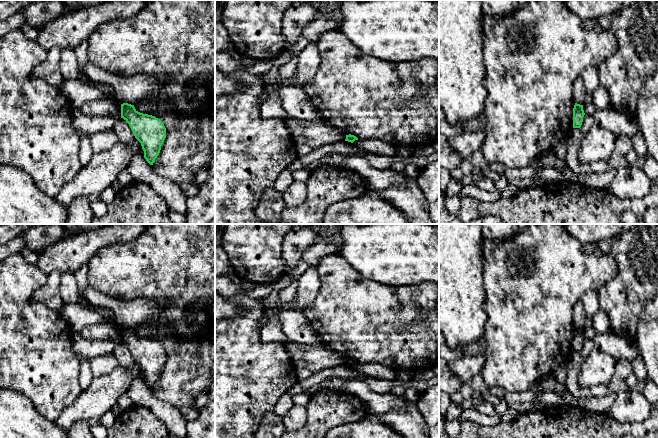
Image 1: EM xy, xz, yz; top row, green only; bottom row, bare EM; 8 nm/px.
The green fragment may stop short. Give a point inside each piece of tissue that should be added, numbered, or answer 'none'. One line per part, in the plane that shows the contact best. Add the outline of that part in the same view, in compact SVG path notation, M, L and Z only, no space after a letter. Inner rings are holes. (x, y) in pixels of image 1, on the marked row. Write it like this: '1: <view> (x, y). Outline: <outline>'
none

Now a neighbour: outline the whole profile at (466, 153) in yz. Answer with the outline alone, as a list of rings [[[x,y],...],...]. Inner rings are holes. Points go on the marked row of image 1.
[[[486,131],[463,132],[455,137],[448,137],[448,143],[463,160],[470,159],[472,153],[482,147],[486,135]]]

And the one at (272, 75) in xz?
[[[277,68],[270,69],[268,72],[259,76],[259,78],[262,82],[262,85],[266,84],[267,82],[277,82],[281,85],[282,82],[282,78]]]

